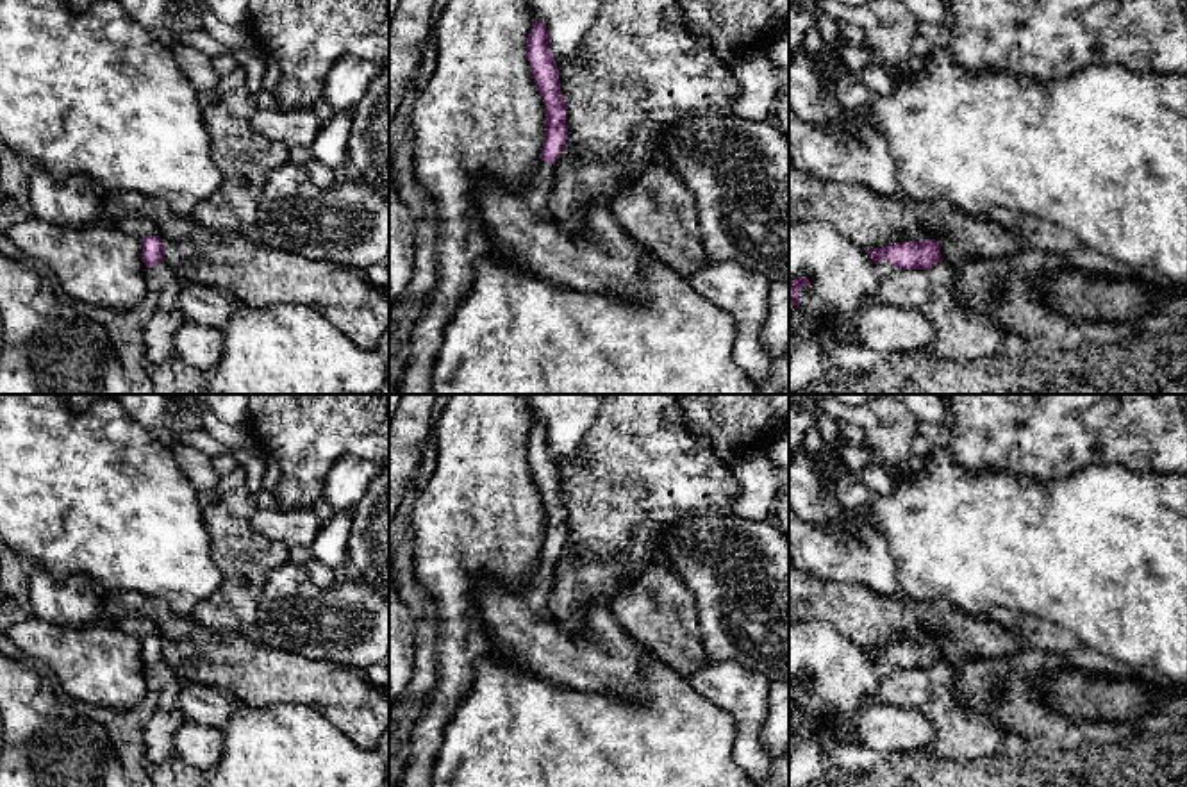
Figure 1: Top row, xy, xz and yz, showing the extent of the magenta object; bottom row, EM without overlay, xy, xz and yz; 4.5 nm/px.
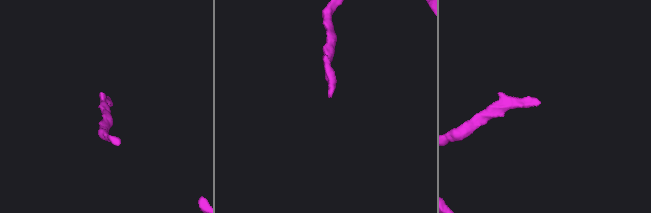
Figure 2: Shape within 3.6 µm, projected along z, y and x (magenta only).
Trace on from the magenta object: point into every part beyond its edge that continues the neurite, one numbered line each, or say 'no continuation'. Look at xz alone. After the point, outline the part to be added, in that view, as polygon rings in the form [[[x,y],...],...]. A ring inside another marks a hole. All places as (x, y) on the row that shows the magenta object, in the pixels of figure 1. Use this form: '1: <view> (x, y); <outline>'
1: xz (543, 170); [[[539,159],[535,170],[532,171],[532,177],[530,177],[530,186],[535,186],[539,184],[541,180],[552,177],[555,171],[555,166]]]

